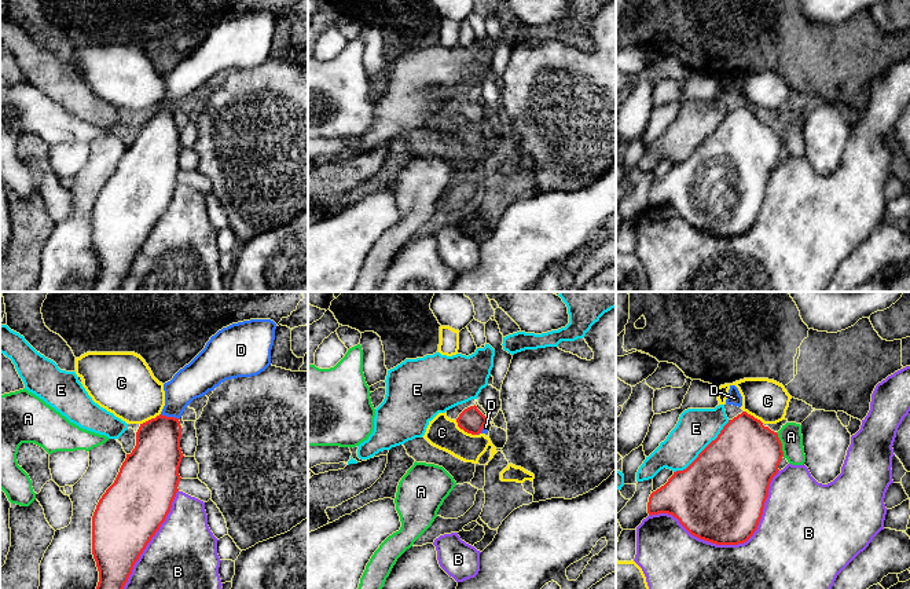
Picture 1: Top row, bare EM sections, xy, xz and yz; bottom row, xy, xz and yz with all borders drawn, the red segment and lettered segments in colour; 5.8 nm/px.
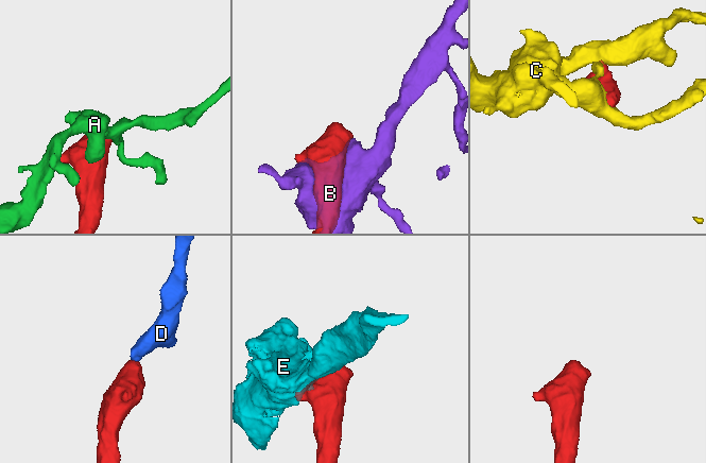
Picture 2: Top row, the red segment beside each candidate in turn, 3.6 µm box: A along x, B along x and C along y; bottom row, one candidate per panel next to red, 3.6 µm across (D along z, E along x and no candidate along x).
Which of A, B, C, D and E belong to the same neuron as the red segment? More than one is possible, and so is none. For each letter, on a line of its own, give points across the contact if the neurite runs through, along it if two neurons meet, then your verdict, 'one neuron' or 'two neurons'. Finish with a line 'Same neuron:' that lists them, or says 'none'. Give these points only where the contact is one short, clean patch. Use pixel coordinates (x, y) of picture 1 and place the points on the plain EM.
A: border yz (775, 124), (784, 147); two neurons
B: two neurons
C: border xz (455, 112), (461, 120), (477, 127); two neurons
D: way xy (157, 147), (157, 132), (169, 109), (176, 90), (193, 73); one neuron
E: two neurons
Same neuron: D

